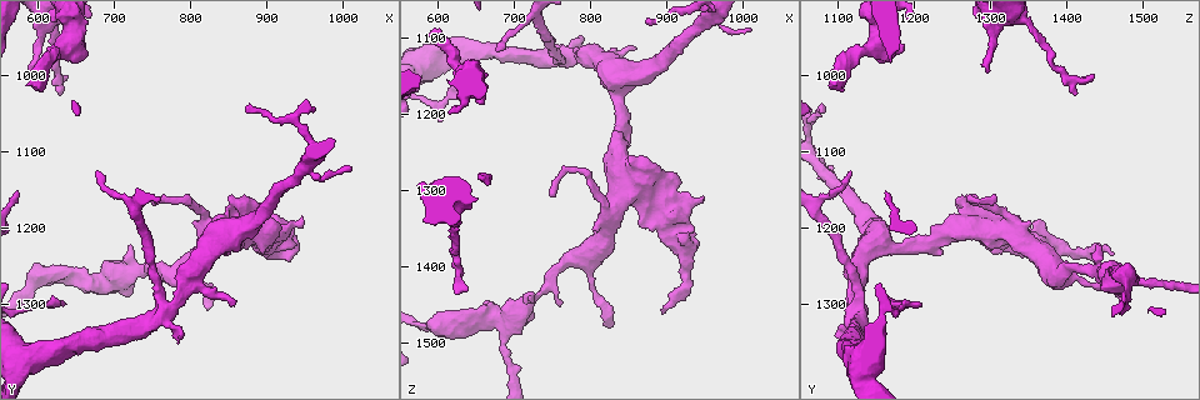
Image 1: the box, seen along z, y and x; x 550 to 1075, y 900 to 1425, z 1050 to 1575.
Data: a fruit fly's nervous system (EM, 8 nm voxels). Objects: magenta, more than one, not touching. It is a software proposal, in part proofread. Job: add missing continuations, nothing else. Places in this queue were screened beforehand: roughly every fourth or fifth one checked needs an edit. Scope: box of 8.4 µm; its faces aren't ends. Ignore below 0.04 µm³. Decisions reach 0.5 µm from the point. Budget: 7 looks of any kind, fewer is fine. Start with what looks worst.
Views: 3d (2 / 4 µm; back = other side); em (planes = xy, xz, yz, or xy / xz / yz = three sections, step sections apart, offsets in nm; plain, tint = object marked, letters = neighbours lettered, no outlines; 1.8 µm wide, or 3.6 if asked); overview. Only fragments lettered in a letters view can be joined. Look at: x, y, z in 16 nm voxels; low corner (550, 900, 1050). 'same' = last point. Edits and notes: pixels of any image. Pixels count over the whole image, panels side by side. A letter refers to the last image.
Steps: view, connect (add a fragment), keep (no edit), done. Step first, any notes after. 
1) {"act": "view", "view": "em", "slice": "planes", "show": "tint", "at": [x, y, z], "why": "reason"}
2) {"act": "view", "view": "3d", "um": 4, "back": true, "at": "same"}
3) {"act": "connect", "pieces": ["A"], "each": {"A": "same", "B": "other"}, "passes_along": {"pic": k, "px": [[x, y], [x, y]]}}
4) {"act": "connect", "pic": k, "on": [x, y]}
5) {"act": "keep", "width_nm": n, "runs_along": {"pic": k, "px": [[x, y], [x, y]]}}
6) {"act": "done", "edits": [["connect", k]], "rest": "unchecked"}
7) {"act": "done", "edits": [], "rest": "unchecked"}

{"act": "view", "view": "em", "slice": "planes", "show": "letters", "at": [605, 1015, 1105], "why": "branch stops here"}

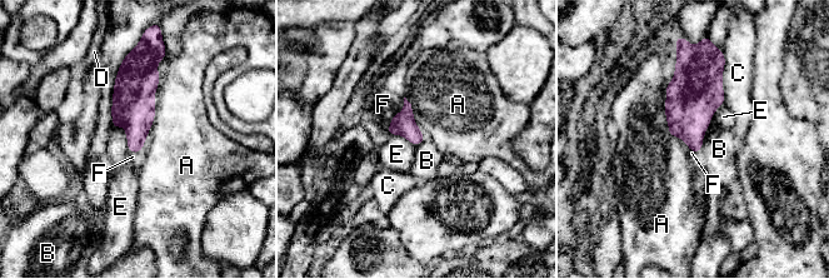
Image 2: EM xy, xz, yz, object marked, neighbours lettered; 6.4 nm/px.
{"act": "connect", "pic": 2, "on": [383, 104], "each": {"A": "other", "B": "other", "C": "other", "D": "other", "E": "other", "F": "same"}, "passes_along": {"pic": 2, "px": [[403, 124], [396, 114], [383, 104]]}, "found": "the neuron continues"}

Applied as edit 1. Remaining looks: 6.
{"act": "view", "view": "em", "slice": "yz", "step": 16, "show": "letters", "at": [720, 1225, 1445], "why": "branch stops here"}

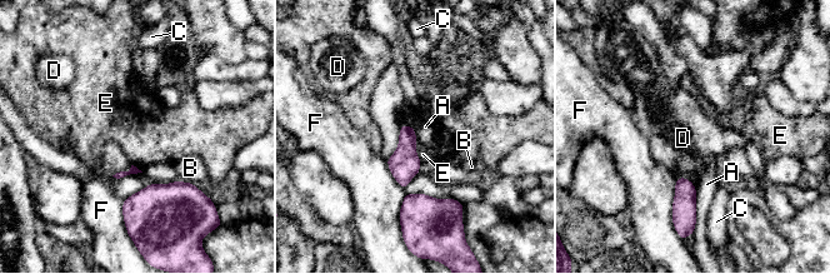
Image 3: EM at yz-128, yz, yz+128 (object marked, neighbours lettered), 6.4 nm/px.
{"act": "view", "view": "em", "slice": "planes", "show": "letters", "at": "same", "why": "another direction"}

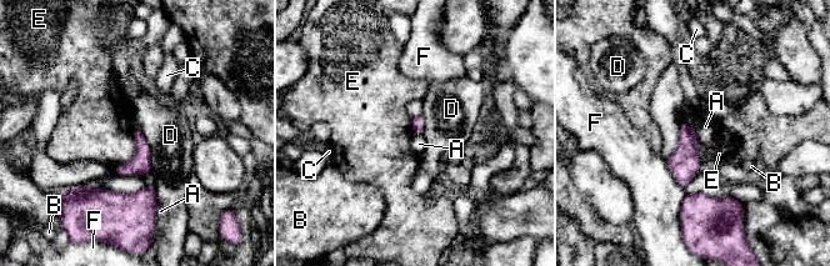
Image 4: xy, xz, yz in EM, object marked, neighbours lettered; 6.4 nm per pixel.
{"act": "keep", "each": {"A": "other", "B": "other", "C": "other", "D": "other", "E": "other", "F": "other"}, "border": {"pic": 4, "px": [[135, 131], [135, 154], [114, 167]]}, "found": "no lettered fragment goes on from it"}

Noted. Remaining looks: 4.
{"act": "view", "view": "em", "slice": "xz", "step": 8, "show": "letters", "at": [625, 995, 1440]}

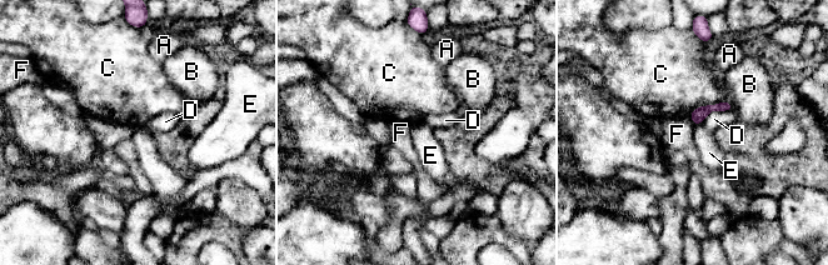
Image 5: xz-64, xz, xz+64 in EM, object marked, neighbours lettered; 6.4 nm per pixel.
{"act": "keep", "width_nm": 90, "each": {"A": "other", "B": "other", "C": "other", "D": "other", "E": "other", "F": "other"}, "border": {"pic": 5, "px": [[702, 123], [694, 125]]}, "found": "none of them fits"}

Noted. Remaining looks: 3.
{"act": "done", "edits": [["connect", 2]], "rest": "unchecked"}

